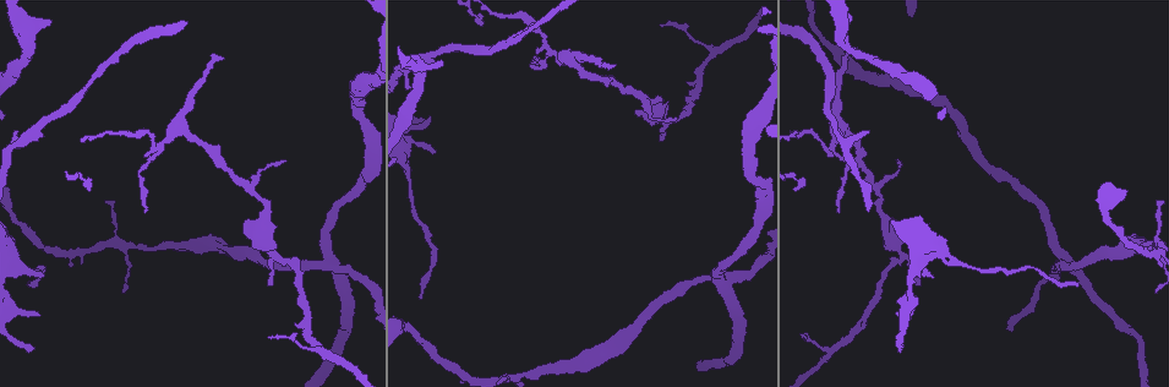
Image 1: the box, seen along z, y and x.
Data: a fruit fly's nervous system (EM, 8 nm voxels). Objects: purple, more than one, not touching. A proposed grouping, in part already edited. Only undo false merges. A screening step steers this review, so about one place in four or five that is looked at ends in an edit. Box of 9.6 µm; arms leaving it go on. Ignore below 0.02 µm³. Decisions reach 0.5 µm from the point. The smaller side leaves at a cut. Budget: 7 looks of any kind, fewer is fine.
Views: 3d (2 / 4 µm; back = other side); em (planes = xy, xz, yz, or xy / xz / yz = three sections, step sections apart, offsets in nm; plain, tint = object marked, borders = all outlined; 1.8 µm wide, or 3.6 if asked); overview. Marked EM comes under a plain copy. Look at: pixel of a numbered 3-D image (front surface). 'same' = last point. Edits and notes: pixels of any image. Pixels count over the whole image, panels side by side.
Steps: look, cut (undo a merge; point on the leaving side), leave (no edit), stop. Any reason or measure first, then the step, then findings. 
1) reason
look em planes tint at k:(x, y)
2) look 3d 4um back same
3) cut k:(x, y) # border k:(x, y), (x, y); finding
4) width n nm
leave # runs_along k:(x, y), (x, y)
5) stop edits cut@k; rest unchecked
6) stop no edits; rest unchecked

calibre changes
look em xz step 16 tint at 1:(947, 264)

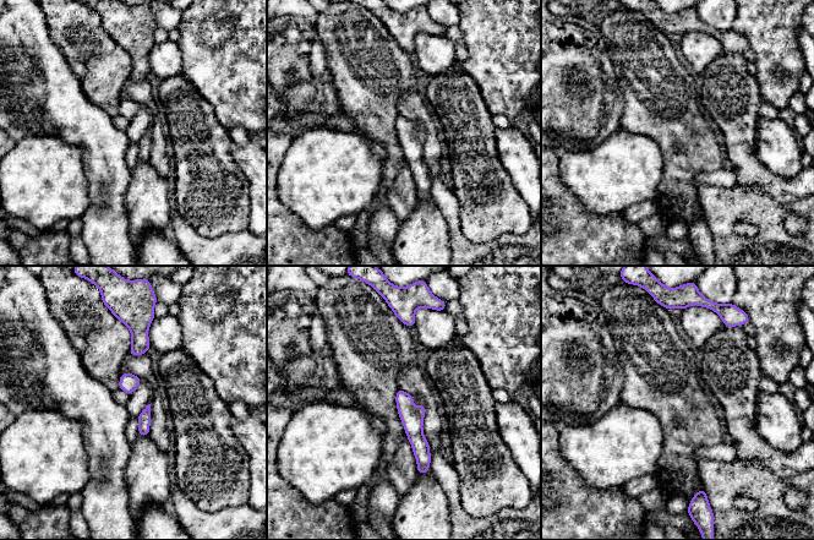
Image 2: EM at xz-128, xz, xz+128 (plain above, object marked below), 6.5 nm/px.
another direction
look em yz step 8 tint same

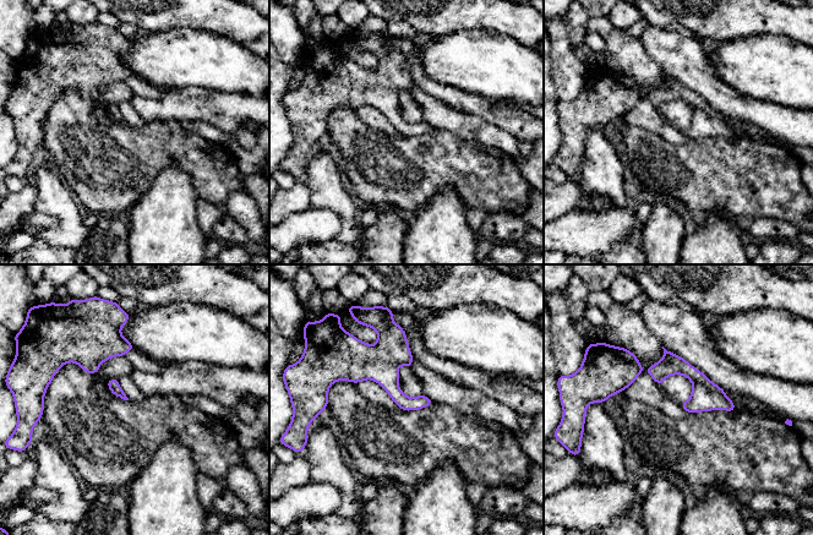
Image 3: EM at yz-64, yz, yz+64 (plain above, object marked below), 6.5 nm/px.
width 70 nm
leave # runs_along 3:(618, 365), (686, 369), (731, 408); continuous, no second neuron

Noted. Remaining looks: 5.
thick turns thin
look em planes tint at 1:(544, 47)

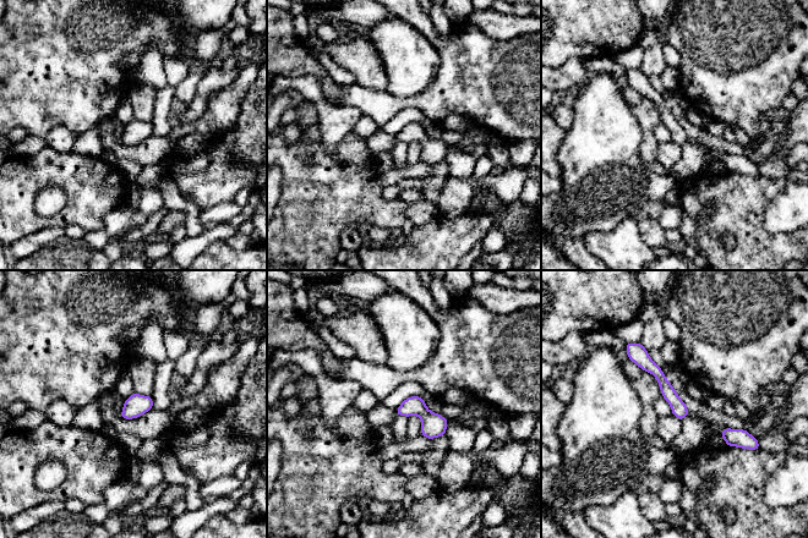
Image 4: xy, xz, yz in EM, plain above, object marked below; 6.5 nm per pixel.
leave # one neuron here

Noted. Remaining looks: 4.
sharp bend
look 3d 4um back at 1:(838, 35)

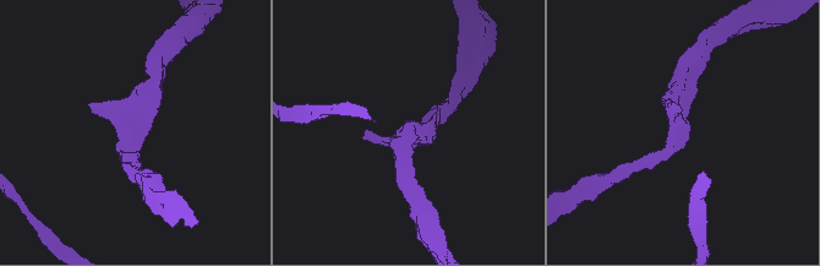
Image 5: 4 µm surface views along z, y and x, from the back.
look em planes tint at 5:(682, 127)

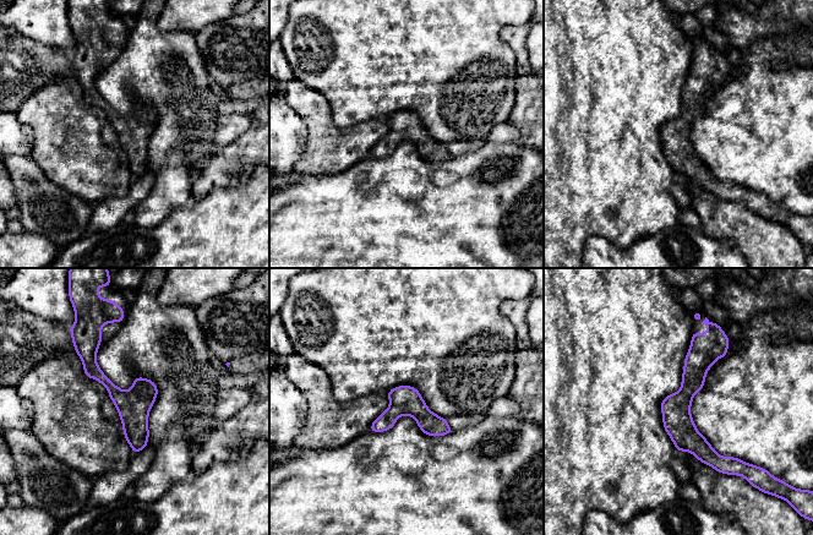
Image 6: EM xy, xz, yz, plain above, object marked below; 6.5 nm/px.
leave # runs_along 6:(707, 337), (682, 430), (719, 468); one neuron here

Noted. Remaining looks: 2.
stop no edits; rest unchecked

